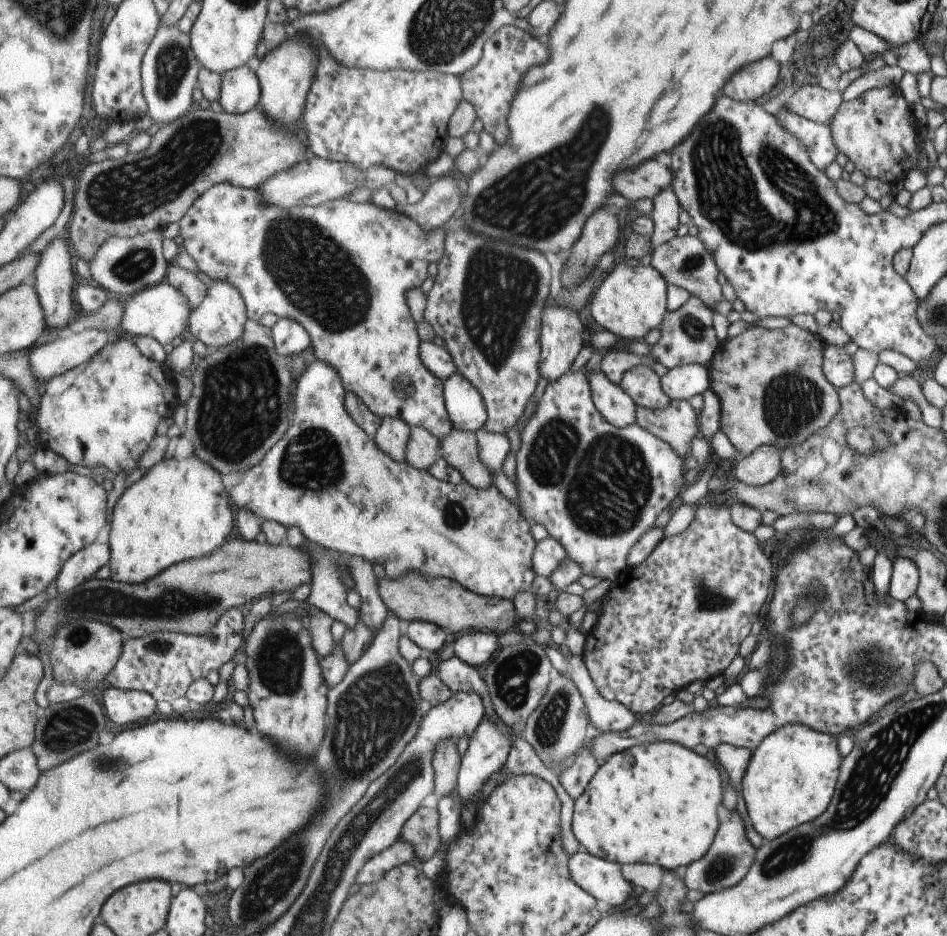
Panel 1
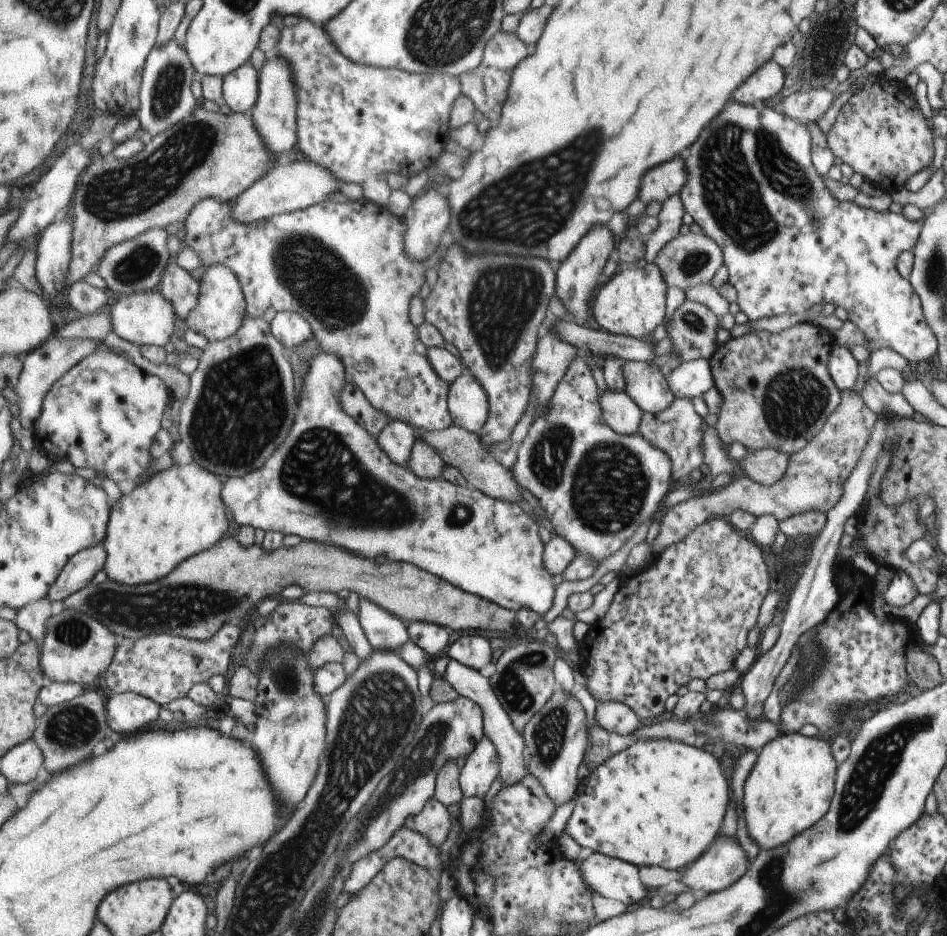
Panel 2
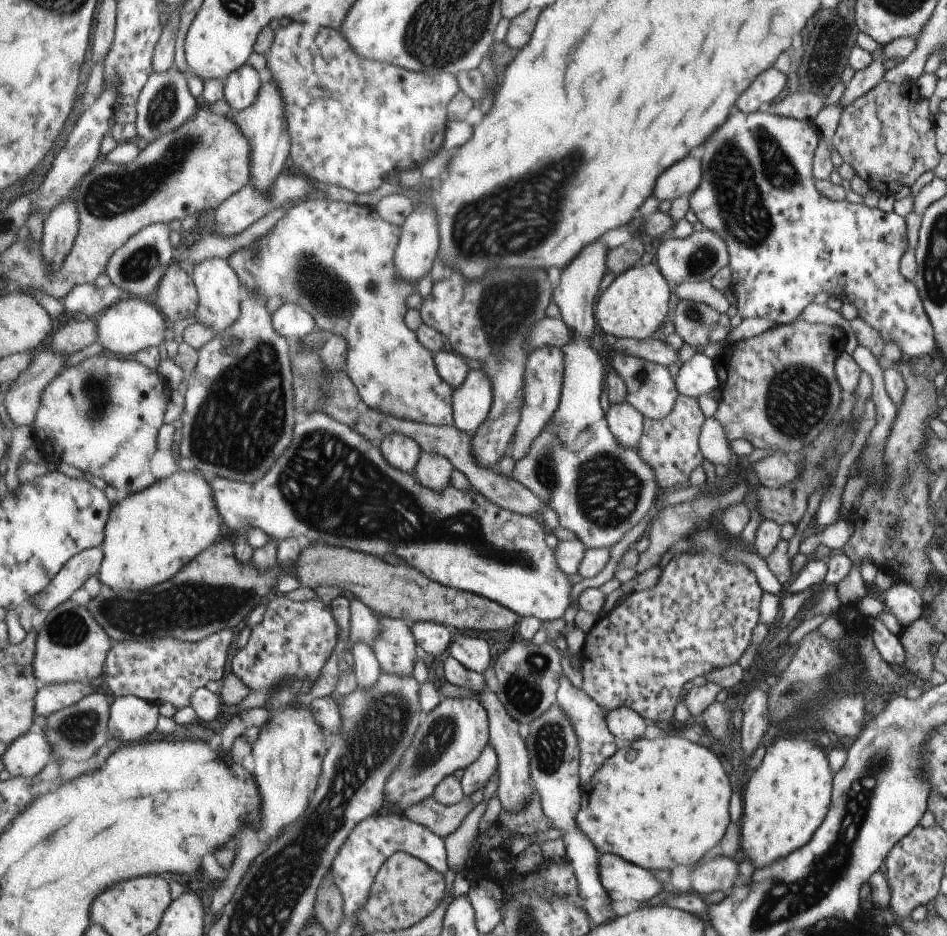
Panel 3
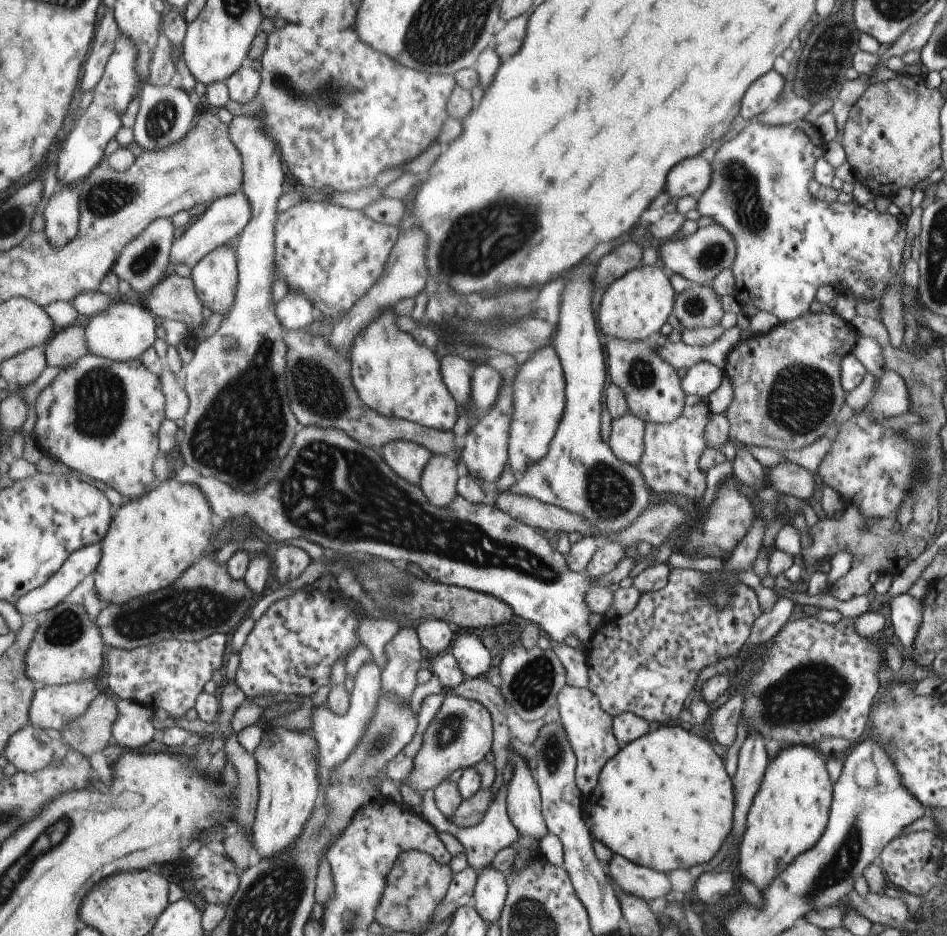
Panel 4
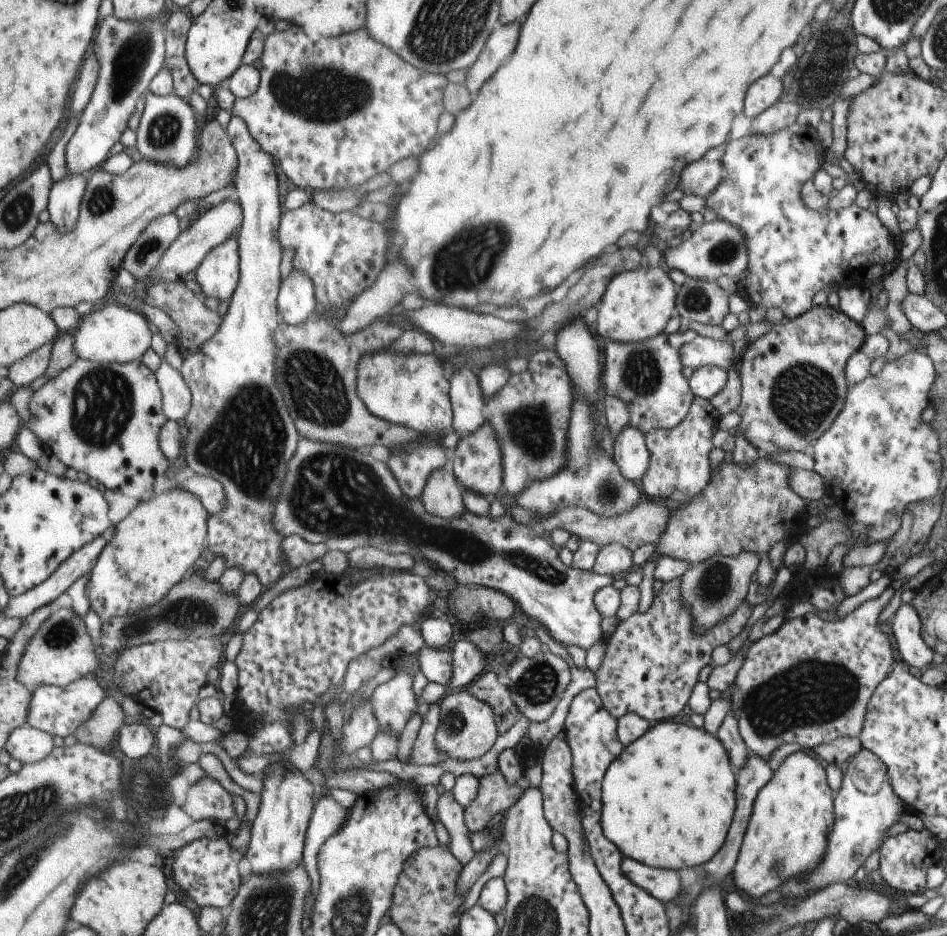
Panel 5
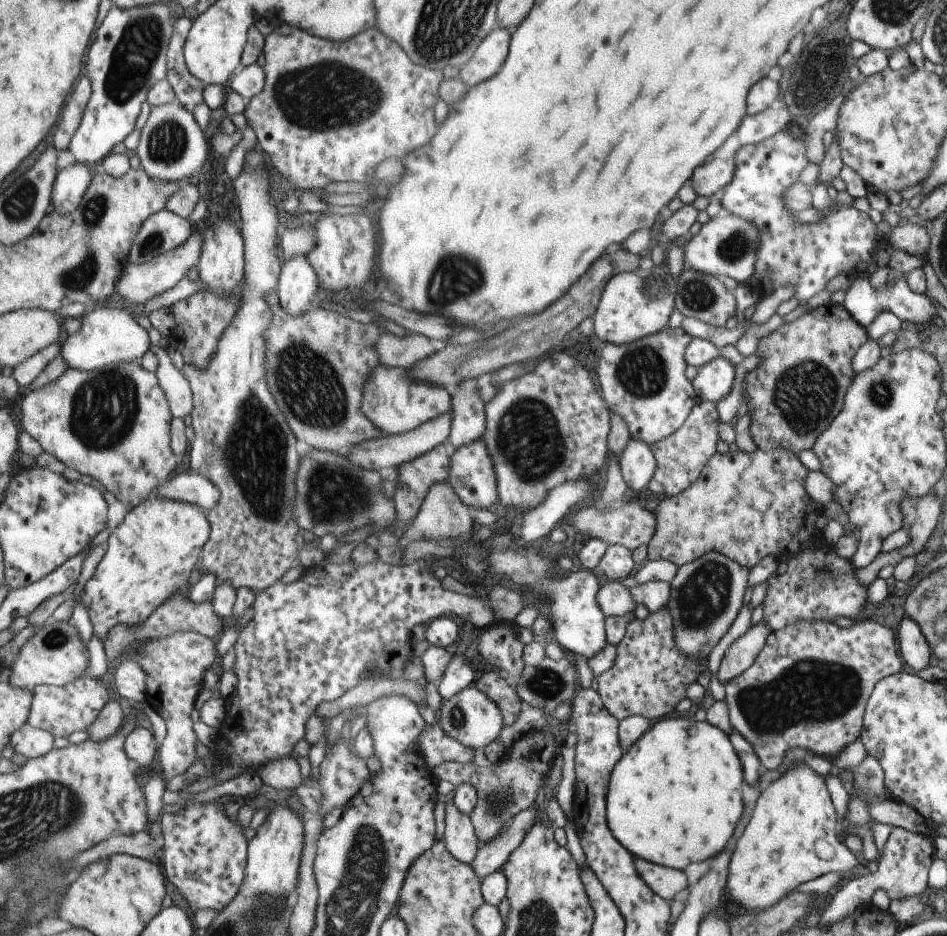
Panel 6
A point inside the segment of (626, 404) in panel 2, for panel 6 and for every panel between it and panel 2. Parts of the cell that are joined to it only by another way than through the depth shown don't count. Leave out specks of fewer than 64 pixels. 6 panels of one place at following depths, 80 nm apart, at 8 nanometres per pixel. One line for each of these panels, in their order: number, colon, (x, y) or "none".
3: (625, 424)
4: (625, 439)
5: (630, 454)
6: (636, 464)

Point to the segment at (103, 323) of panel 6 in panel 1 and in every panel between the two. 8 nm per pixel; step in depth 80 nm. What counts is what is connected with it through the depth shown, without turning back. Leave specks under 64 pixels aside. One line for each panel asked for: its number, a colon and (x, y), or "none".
1: (162, 312)
2: (145, 318)
3: (133, 325)
4: (123, 332)
5: (115, 334)

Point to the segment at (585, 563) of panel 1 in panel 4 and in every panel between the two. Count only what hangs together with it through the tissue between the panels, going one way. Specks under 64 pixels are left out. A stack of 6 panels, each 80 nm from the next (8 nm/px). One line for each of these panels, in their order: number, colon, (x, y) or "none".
2: (626, 478)
3: (598, 490)
4: (580, 474)

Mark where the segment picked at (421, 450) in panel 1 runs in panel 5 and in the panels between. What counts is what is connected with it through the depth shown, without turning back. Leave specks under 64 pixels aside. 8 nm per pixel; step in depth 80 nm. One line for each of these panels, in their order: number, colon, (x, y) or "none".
2: (425, 461)
3: (435, 471)
4: (440, 482)
5: (444, 497)

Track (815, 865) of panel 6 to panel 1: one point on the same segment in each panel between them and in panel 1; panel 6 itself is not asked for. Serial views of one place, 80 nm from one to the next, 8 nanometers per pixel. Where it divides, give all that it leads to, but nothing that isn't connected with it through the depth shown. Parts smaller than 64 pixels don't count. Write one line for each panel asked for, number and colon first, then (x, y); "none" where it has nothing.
1: (790, 779)
2: (789, 787)
3: (786, 797)
4: (789, 811)
5: (786, 833)

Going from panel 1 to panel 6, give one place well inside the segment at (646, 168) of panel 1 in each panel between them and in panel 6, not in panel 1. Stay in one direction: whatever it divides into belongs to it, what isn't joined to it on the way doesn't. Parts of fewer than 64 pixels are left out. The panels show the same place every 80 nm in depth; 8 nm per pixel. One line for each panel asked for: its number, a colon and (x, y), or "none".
2: (658, 183)
3: (680, 179)
4: (690, 177)
5: (700, 178)
6: (710, 178)

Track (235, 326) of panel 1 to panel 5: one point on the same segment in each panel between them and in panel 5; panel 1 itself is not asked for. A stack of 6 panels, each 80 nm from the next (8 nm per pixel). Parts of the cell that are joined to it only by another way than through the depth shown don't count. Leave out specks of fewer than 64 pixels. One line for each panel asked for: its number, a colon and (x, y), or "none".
2: (222, 308)
3: (221, 292)
4: (216, 277)
5: (219, 275)

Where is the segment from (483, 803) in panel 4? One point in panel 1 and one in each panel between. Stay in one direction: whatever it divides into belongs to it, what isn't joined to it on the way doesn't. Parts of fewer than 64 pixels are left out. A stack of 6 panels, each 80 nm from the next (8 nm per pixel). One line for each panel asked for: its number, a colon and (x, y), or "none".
1: (422, 831)
2: (433, 821)
3: (443, 819)

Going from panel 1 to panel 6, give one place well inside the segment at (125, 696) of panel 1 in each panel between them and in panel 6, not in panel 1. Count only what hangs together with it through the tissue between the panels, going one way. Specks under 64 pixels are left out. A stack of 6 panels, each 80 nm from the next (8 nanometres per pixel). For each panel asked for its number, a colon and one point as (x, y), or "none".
2: (128, 713)
3: (132, 719)
4: (134, 729)
5: (136, 740)
6: (142, 747)

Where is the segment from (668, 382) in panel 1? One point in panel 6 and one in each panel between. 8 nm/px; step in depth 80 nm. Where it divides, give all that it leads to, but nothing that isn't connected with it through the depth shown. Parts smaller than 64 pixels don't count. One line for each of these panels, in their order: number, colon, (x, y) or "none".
2: (689, 379)
3: (696, 377)
4: (701, 379)
5: (706, 381)
6: (713, 381)

